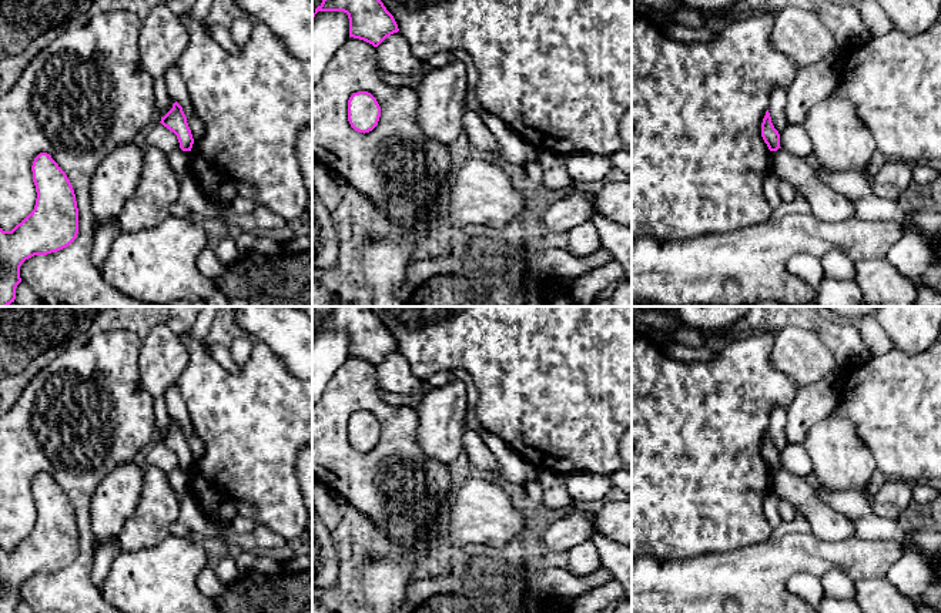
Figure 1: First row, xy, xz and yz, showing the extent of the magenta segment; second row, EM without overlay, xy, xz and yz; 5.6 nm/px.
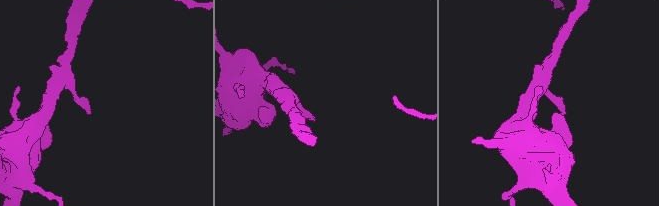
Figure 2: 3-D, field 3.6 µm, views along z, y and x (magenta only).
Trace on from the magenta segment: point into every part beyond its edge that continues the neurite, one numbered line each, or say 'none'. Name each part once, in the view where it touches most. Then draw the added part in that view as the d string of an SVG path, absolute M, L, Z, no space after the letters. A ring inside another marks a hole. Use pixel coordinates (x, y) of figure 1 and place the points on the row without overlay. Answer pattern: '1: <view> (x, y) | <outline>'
none

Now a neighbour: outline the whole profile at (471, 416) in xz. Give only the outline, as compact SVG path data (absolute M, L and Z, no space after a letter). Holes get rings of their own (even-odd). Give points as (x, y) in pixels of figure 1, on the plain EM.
M478 408L466 411L465 428L472 429L475 432L483 432L485 431L483 426L480 425L479 419L478 419Z

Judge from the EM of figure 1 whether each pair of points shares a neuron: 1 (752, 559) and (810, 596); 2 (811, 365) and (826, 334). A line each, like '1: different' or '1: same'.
1: different
2: different

